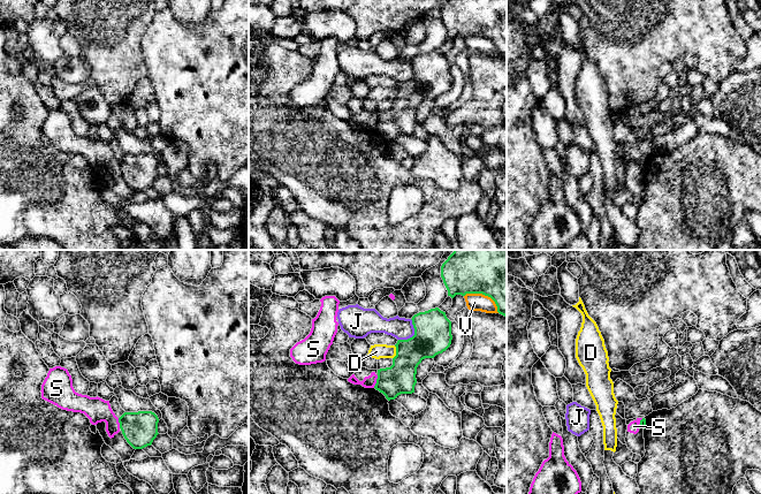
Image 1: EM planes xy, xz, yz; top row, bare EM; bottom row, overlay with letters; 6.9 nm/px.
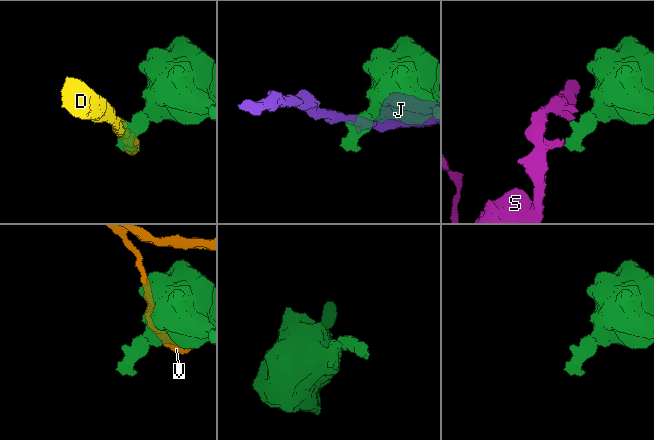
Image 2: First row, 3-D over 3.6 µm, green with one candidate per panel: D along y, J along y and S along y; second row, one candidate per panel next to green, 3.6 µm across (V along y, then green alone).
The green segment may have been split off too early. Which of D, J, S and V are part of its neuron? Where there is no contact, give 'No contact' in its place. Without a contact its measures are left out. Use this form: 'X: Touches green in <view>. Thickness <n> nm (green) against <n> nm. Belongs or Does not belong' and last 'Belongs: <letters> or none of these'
D: Touches green in xz. Thickness 220 nm (green) against 100 nm. Does not belong
J: Touches green in xz. Thickness 260 nm (green) against 150 nm. Does not belong
S: Touches green in xz. Thickness 220 nm (green) against 90 nm. Does not belong
V: Touches green in xz. Thickness 500 nm (green) against 130 nm. Does not belong
Belongs: none of these

